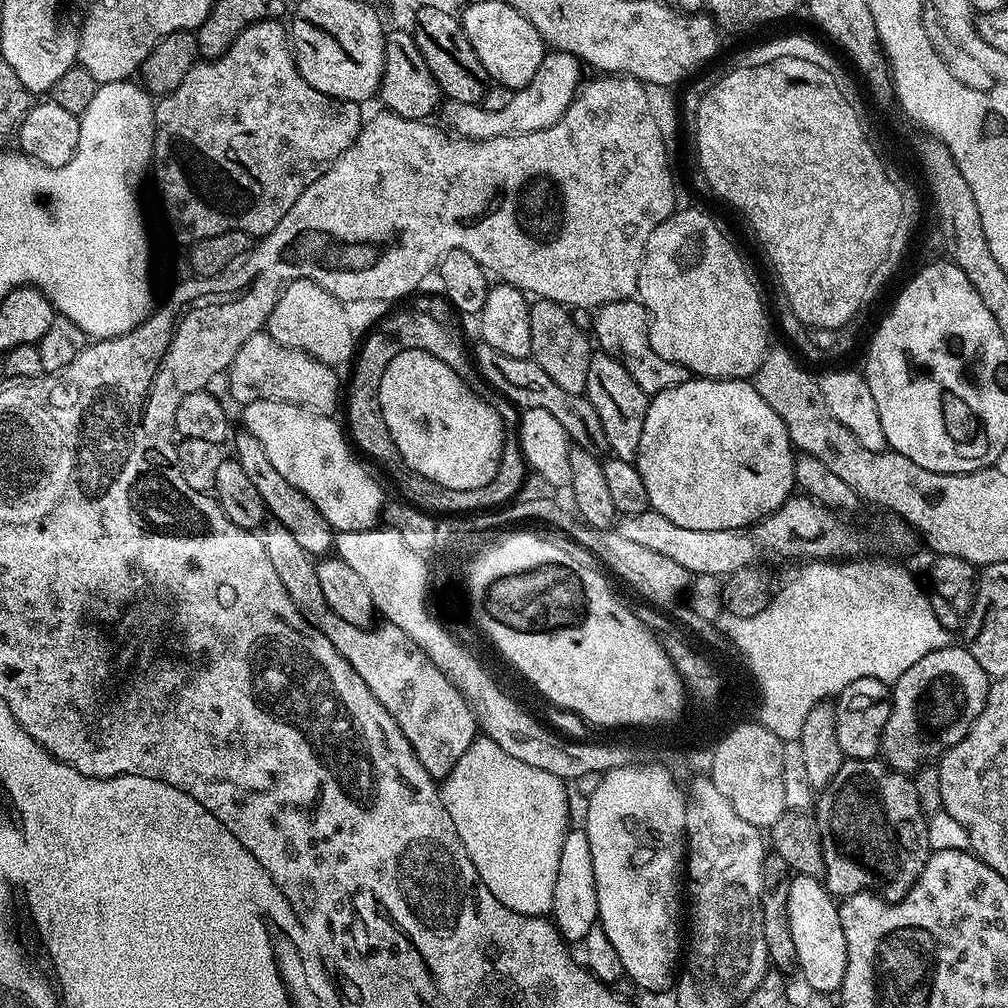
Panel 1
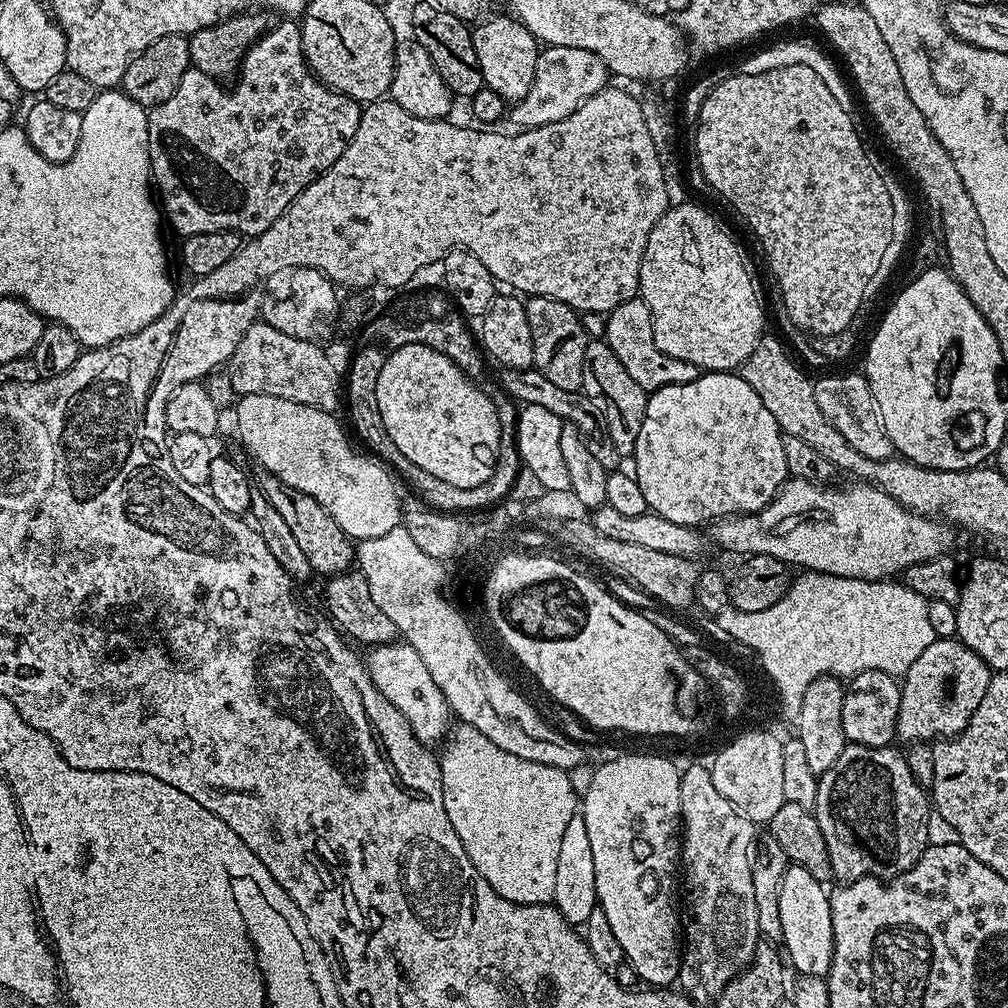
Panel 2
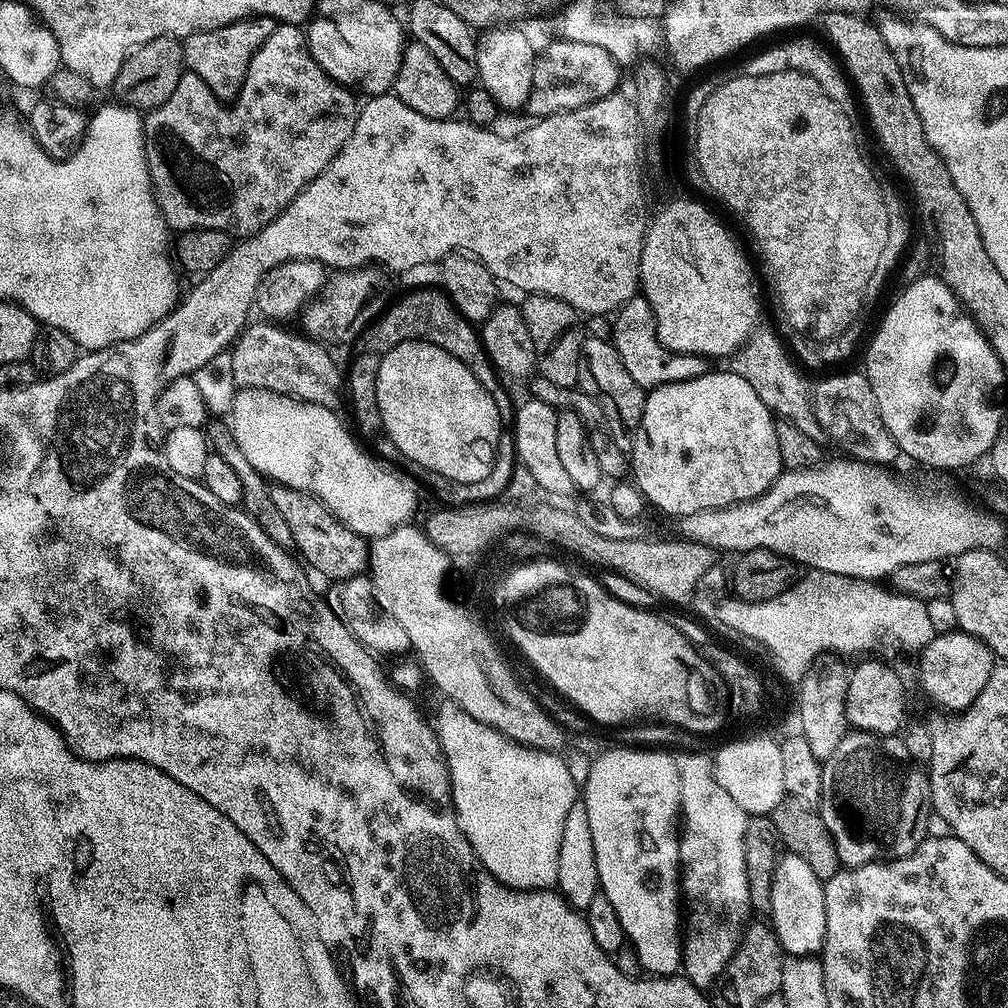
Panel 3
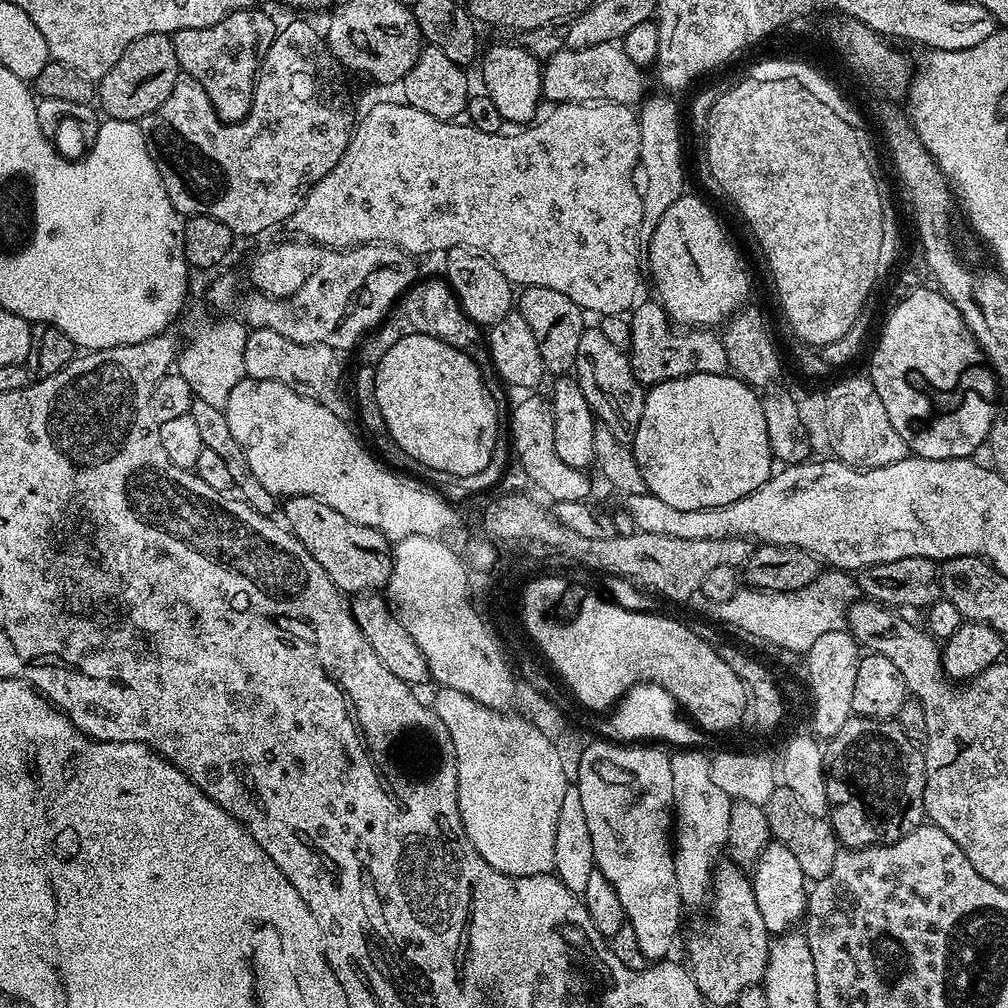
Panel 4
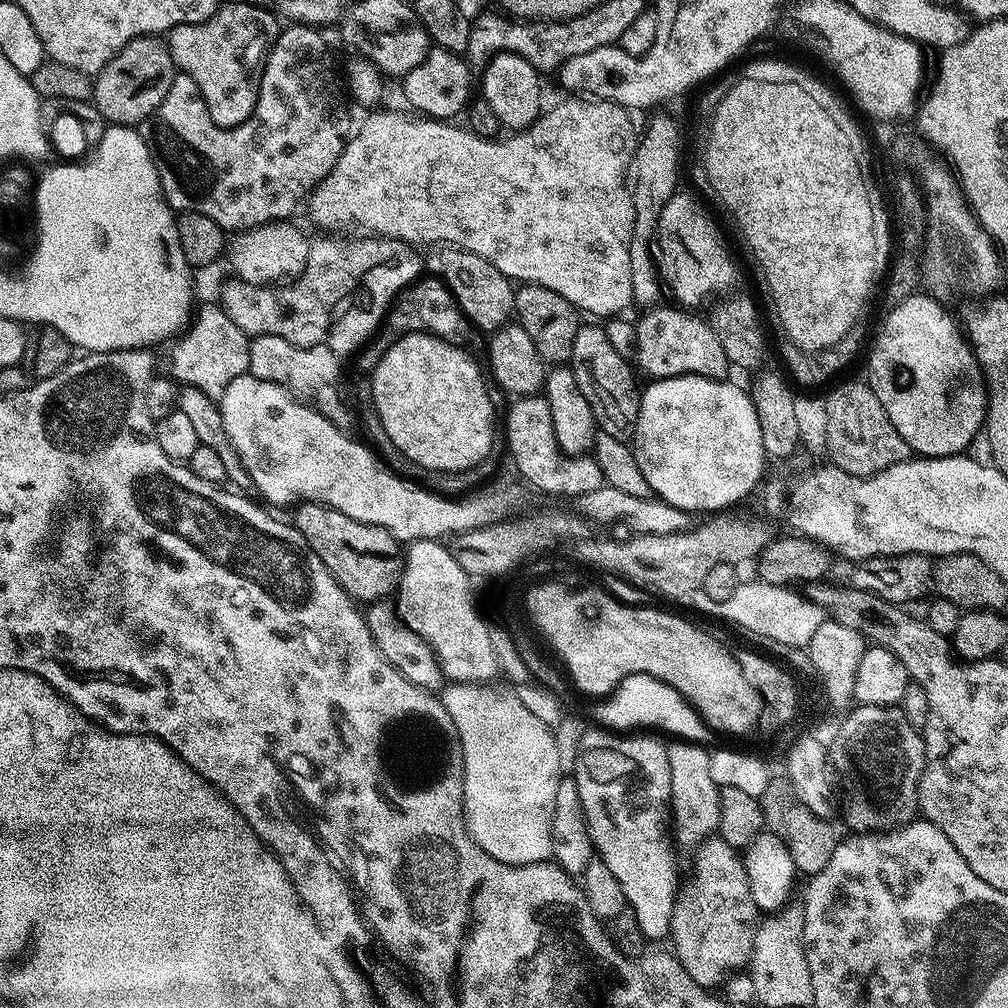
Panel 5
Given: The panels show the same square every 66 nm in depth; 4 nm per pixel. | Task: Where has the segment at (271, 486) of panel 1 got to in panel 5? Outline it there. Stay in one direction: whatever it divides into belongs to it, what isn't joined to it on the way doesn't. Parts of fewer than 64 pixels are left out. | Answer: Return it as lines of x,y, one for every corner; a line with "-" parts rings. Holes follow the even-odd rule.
301,502
295,505
296,529
306,538
310,550
322,558
326,570
348,591
357,602
375,602
388,597
399,589
400,576
404,573
401,541
377,524
358,522
346,518
338,510
325,504
-
364,600
364,601
363,601

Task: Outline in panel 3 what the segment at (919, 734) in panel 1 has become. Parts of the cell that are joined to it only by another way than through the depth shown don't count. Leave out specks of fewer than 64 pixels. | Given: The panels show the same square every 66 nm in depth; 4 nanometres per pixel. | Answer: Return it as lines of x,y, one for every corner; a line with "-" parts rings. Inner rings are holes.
959,630
936,634
919,656
921,686
932,699
946,707
943,709
952,712
963,711
972,705
974,698
982,694
982,686
990,682
990,674
998,663
998,657
986,642

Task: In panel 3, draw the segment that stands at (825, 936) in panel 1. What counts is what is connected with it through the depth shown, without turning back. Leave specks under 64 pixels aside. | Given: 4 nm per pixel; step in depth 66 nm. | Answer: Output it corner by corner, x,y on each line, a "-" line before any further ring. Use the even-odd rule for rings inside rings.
785,851
777,859
772,870
772,885
768,902
772,920
770,927
776,933
776,940
789,957
812,956
821,951
826,934
824,910
824,885
810,870
807,862
802,862
798,854

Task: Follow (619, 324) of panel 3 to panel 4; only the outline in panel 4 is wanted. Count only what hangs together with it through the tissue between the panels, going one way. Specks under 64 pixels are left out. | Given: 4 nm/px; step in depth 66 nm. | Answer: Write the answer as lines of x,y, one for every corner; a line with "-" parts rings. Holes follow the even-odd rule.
655,299
637,303
631,309
630,323
632,373
645,386
661,380
676,380
679,376
693,376
695,372
722,376
729,371
724,341
715,331
681,330
669,321
667,312

